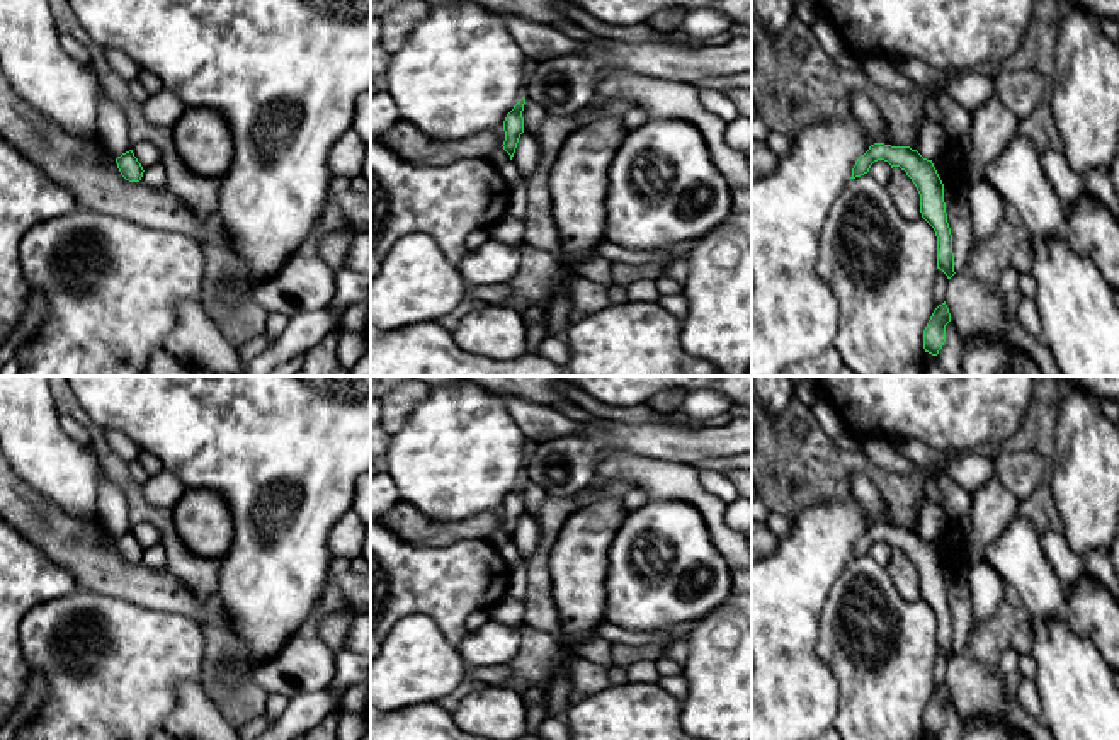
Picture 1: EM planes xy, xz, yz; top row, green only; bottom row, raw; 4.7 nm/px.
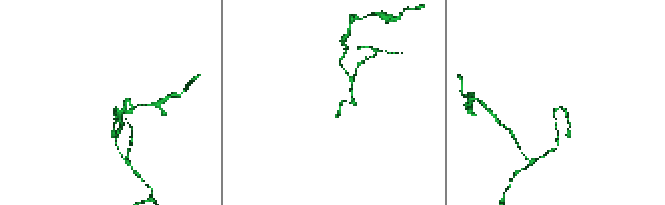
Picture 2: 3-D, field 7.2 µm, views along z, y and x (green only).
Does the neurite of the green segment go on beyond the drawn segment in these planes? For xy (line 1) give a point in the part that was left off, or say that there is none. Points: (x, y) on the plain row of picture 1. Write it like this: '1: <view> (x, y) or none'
1: none

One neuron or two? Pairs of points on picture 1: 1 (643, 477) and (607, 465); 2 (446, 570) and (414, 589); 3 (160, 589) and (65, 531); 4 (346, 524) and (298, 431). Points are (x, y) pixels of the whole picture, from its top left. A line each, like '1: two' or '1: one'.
1: one
2: one
3: one
4: two

